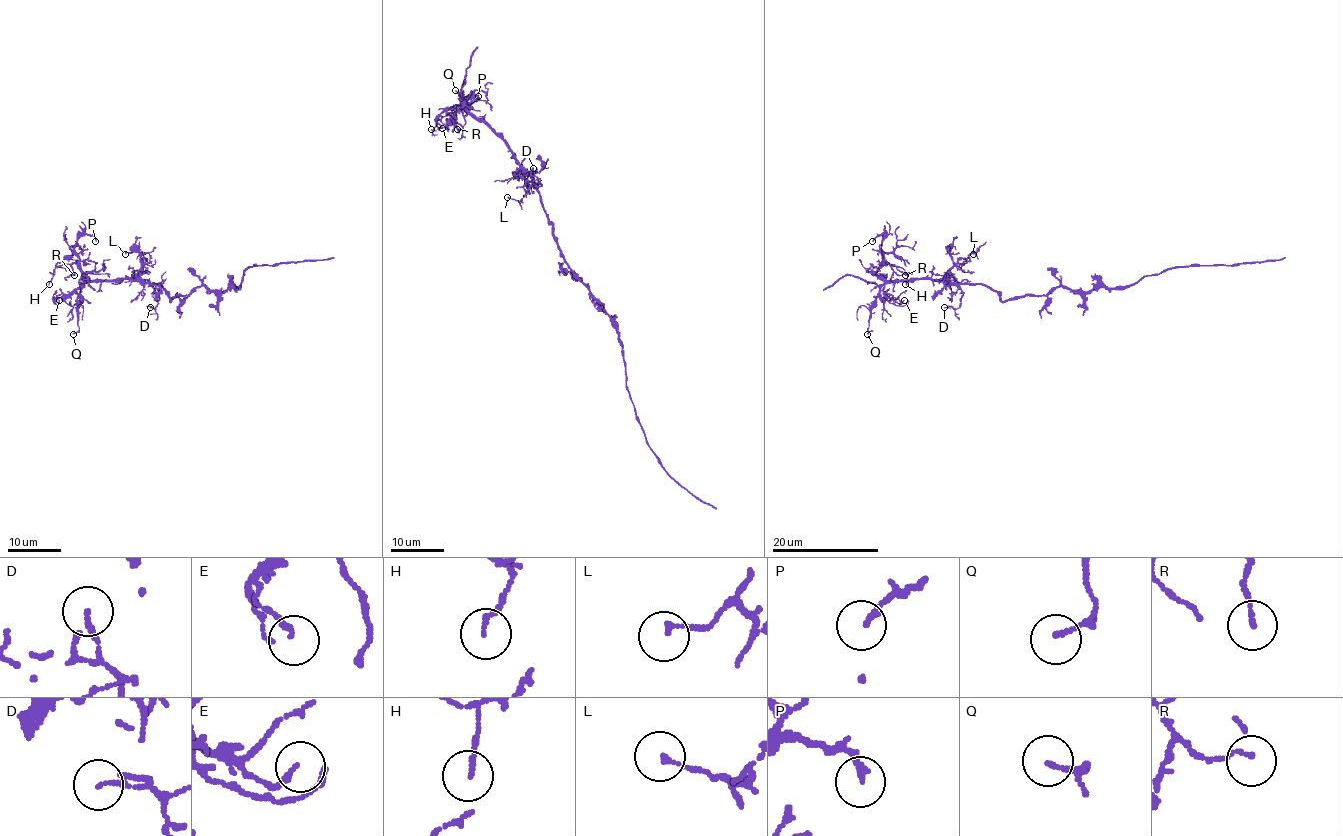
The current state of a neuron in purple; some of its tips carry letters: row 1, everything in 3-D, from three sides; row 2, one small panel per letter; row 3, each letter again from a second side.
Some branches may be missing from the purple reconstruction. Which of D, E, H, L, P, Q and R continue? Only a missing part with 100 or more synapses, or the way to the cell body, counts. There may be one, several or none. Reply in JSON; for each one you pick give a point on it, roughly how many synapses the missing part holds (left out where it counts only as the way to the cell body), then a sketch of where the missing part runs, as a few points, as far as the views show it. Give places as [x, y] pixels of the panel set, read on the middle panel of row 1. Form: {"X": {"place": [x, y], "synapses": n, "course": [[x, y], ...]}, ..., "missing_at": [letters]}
{"missing_at": []}

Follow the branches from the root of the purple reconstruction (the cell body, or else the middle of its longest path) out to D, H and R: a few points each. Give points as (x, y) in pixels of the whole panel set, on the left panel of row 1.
D: (195, 287), (187, 295), (177, 295), (171, 300), (159, 284), (153, 284), (158, 304), (155, 308), (150, 307)
H: (195, 287), (171, 300), (159, 284), (131, 279), (86, 280), (75, 263), (57, 266), (49, 284)
R: (195, 287), (171, 300), (159, 284), (131, 279), (86, 280), (73, 263), (74, 275)

